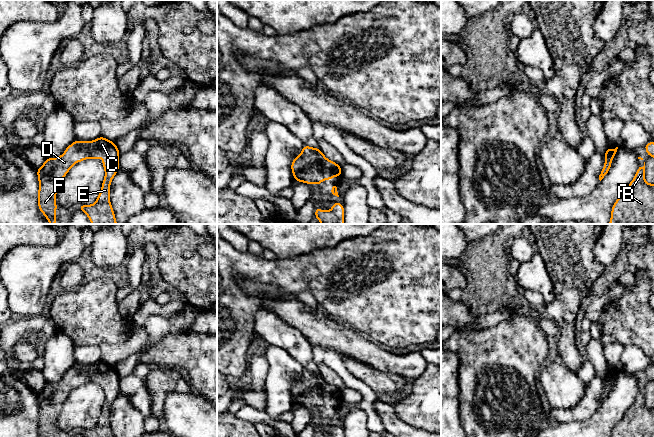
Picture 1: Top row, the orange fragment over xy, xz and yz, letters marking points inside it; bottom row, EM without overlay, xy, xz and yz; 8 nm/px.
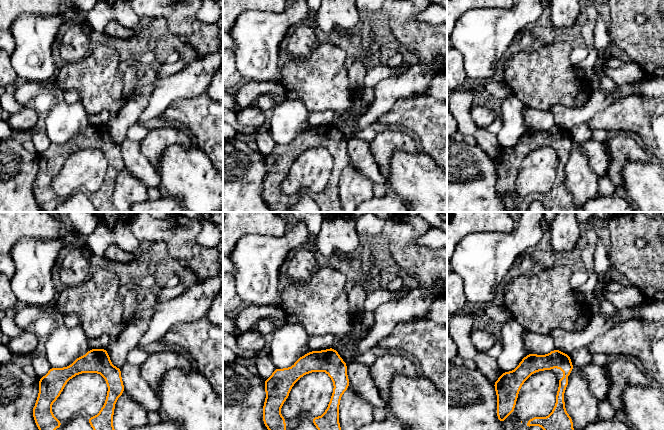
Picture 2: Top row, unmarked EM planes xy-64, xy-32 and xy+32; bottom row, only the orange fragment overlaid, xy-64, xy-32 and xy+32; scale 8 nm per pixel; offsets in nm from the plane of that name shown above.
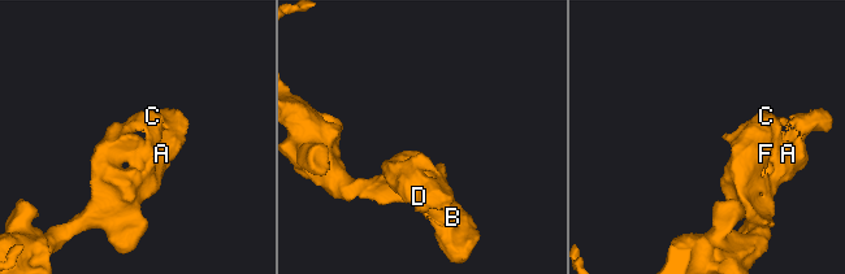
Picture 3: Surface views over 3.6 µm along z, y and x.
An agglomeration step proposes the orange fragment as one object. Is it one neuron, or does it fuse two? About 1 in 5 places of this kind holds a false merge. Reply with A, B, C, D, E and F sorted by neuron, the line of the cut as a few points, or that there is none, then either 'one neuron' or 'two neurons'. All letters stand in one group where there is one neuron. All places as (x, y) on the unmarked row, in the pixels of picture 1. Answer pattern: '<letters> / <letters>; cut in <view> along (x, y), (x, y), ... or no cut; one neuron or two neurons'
A B C D E F; no cut; one neuron

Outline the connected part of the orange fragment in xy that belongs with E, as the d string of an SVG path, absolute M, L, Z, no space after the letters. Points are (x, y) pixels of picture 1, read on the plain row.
M101 360L93 365L76 364L65 373L63 379L46 382L44 388L37 393L39 434L42 437L56 436L56 417L74 388L89 382L105 381L105 384L100 384L104 389L105 402L97 424L92 429L80 429L78 433L84 437L114 437L109 418L111 405L120 391L119 379L116 368Z

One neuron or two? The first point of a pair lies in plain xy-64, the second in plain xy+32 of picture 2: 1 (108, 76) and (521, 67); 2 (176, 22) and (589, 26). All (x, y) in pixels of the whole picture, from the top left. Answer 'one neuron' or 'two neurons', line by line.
1: one neuron
2: two neurons

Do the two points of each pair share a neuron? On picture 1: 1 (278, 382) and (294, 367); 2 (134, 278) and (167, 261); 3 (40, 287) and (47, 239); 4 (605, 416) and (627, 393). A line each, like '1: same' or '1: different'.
1: same
2: different
3: different
4: same

